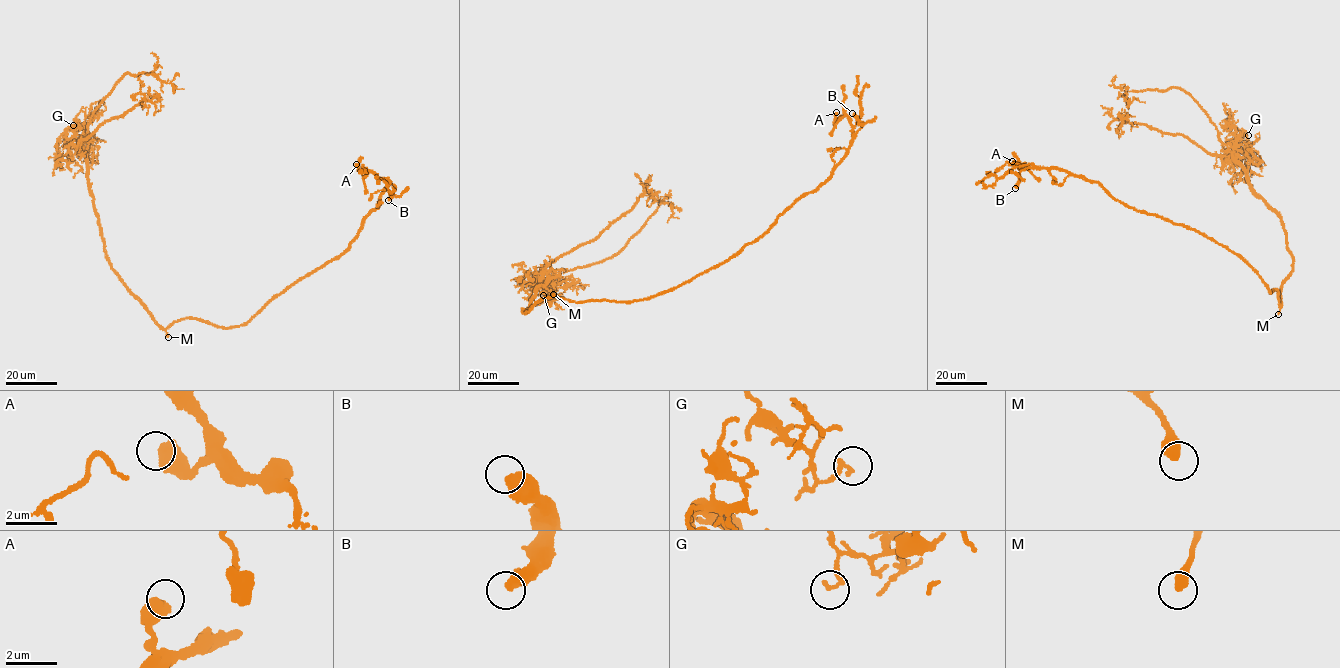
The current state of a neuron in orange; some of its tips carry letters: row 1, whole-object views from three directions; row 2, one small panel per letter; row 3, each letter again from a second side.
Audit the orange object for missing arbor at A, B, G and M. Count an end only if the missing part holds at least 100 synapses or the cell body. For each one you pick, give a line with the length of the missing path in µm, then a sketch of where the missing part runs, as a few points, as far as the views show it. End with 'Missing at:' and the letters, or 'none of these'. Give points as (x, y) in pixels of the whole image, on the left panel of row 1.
M: about 25 µm are missing; missing branch runs (168, 337), (178, 352), (152, 365)
Missing at: M

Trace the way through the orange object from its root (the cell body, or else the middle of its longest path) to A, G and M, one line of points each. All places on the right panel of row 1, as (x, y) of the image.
A: (1278, 293), (1197, 230), (1126, 207), (1096, 182), (1012, 161)
G: (1278, 293), (1280, 307), (1281, 288), (1294, 259), (1282, 217), (1250, 185), (1233, 152), (1236, 138), (1248, 135)
M: (1278, 293), (1278, 314)

